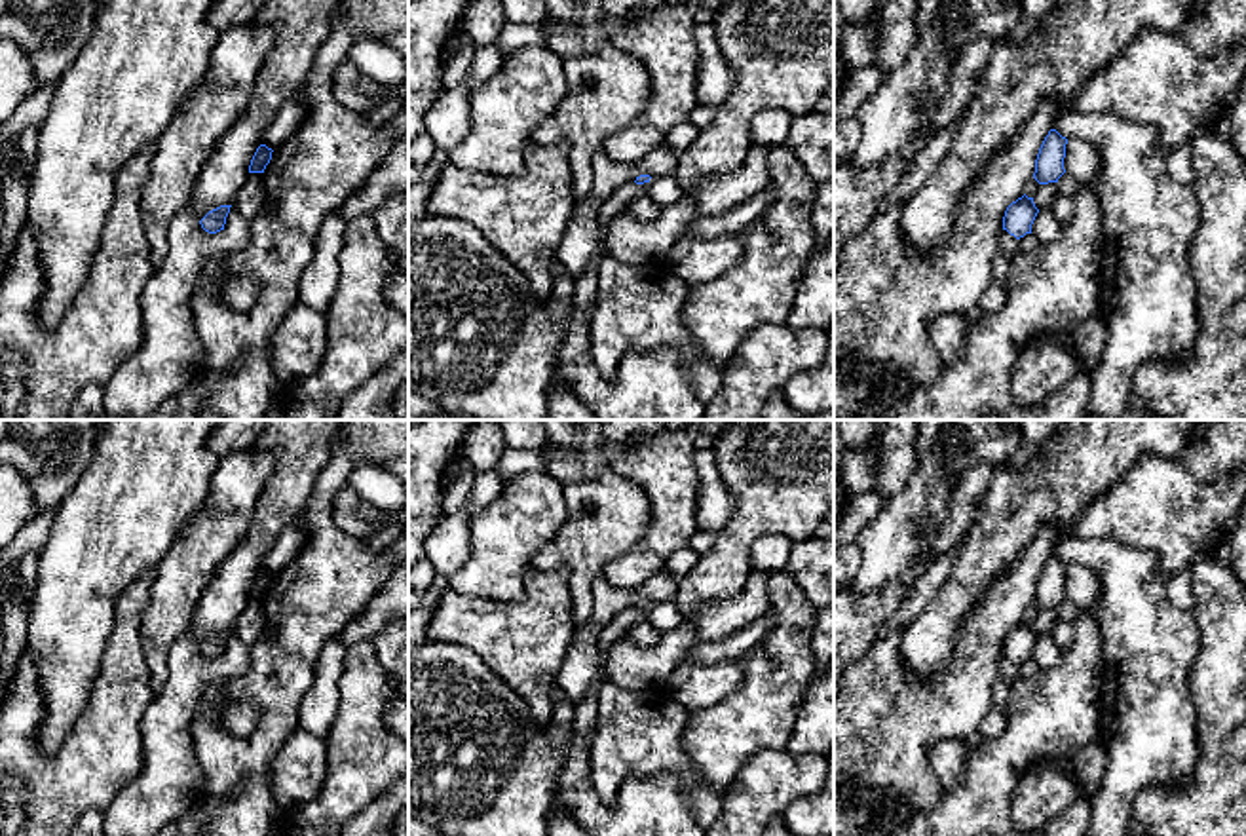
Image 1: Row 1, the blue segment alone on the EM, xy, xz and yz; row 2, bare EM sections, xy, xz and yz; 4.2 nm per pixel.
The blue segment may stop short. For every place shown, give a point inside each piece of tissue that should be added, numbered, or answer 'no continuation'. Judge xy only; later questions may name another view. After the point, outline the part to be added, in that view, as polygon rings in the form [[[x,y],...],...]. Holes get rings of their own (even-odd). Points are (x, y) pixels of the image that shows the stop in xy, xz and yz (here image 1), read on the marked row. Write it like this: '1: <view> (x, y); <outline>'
no continuation

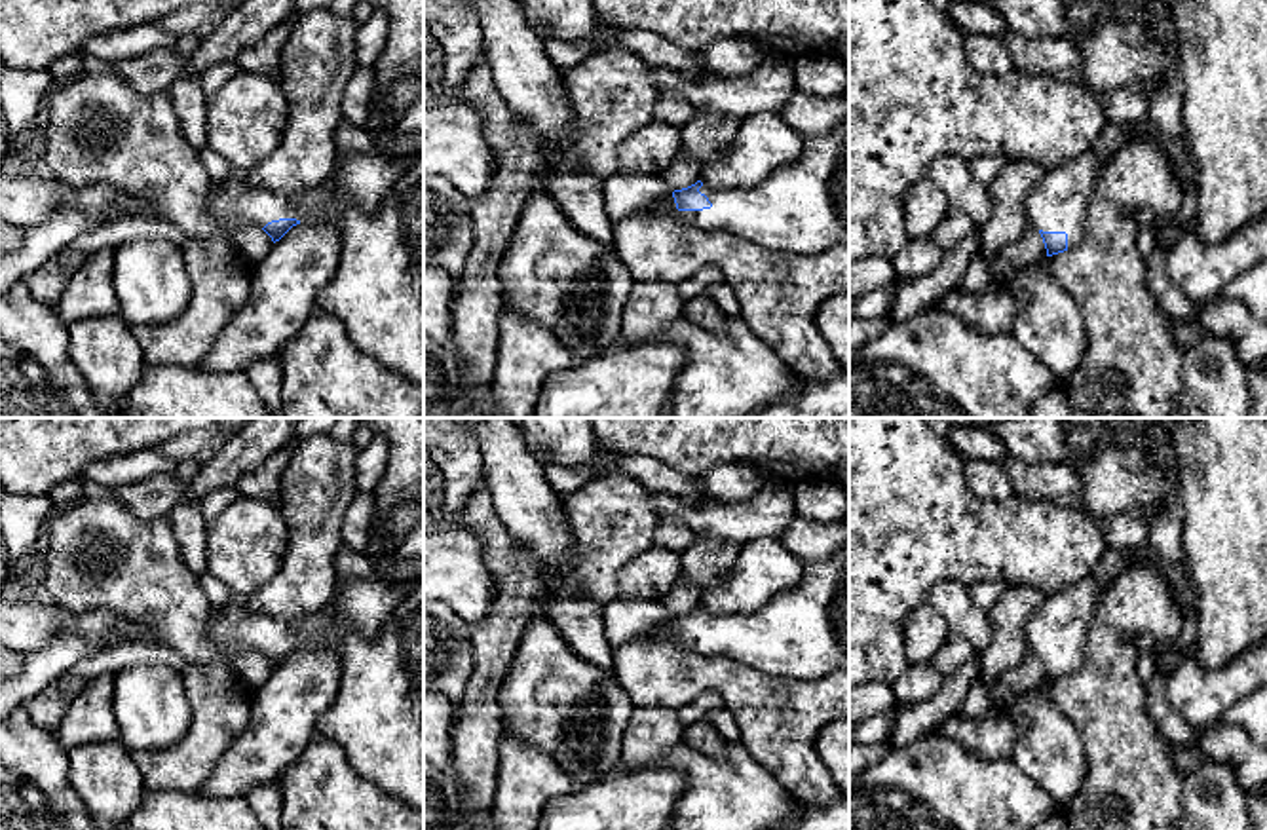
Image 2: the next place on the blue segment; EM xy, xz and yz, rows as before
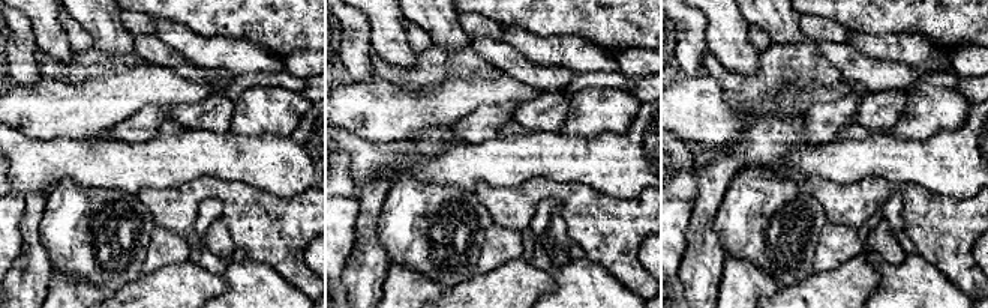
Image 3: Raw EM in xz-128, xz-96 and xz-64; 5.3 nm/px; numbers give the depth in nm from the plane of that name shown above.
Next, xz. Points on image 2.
1: xz (802, 207); [[[849,114],[830,133],[805,137],[800,158],[775,169],[758,186],[733,190],[701,186],[699,192],[709,198],[710,209],[678,211],[671,190],[646,211],[667,203],[688,224],[729,232],[777,253],[813,256],[832,245],[849,247]]]

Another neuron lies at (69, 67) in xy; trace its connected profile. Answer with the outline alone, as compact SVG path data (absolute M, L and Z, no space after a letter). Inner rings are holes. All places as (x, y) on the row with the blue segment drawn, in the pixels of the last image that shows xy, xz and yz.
M66 55L53 61L47 72L53 76L55 84L66 84L91 68L93 65L84 55Z

